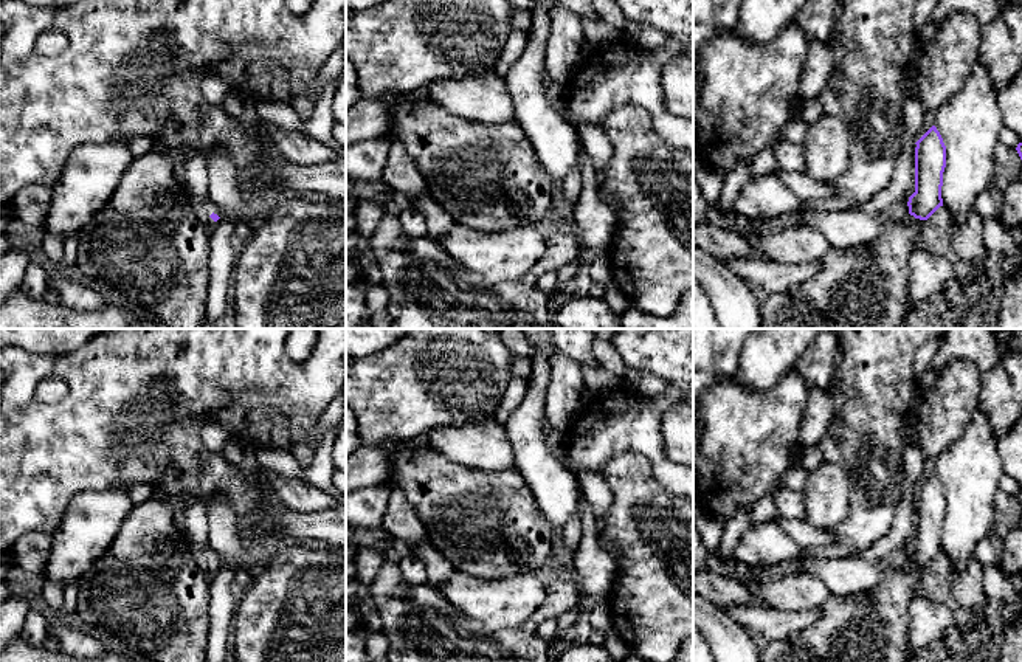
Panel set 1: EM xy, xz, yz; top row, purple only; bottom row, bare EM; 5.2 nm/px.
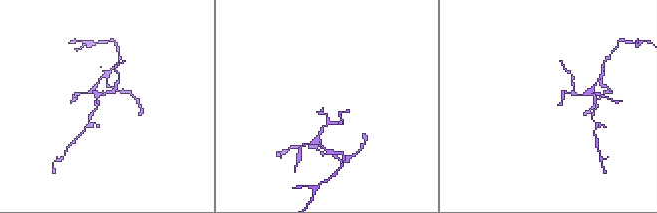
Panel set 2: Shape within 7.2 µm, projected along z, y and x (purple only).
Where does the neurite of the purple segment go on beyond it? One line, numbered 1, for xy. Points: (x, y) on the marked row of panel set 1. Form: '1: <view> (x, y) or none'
1: xy (208, 211)

